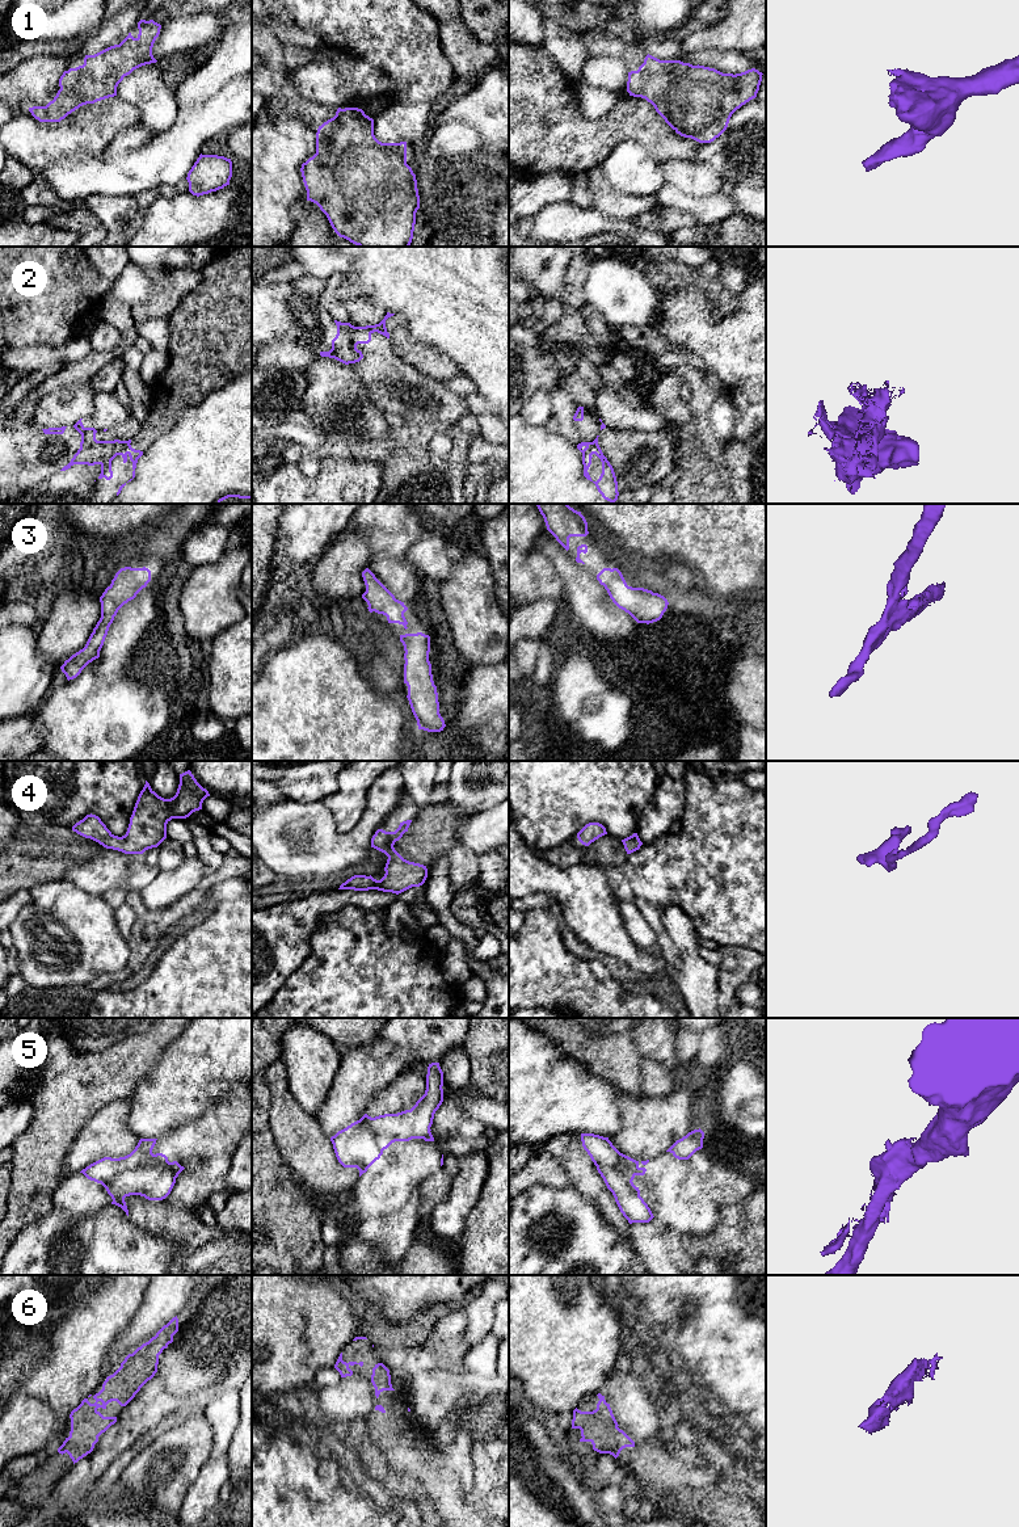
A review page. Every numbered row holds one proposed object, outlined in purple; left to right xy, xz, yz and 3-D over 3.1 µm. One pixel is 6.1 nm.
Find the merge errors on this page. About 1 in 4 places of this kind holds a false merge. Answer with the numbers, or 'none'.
2, 5

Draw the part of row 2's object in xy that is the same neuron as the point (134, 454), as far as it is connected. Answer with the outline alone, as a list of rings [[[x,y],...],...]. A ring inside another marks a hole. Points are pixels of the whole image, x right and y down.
[[[129,439],[129,441],[127,441],[127,445],[126,445],[123,449],[121,449],[121,450],[118,451],[118,454],[117,454],[117,455],[121,455],[121,457],[123,458],[123,463],[126,463],[129,459],[132,462],[132,470],[134,470],[134,471],[132,471],[132,478],[131,478],[129,481],[131,481],[131,480],[135,478],[135,468],[136,468],[138,459],[143,455],[143,451],[132,449],[130,443],[131,443],[131,439]],[[115,455],[115,457],[117,457],[117,455]],[[114,457],[114,458],[115,458],[115,457]],[[113,458],[113,459],[114,459],[114,458]],[[111,459],[111,460],[113,460],[113,459]],[[127,481],[127,483],[129,483],[129,481]]]

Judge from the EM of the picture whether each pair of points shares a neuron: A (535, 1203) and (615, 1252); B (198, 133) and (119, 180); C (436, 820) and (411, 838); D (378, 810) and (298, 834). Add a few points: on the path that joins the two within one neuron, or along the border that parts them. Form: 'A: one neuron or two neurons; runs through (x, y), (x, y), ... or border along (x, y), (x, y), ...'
A: one neuron; runs through (555, 1206), (563, 1212), (575, 1216), (596, 1237)
B: one neuron; runs through (179, 146), (165, 159), (139, 169)
C: one neuron; runs through (429, 827), (417, 838)
D: one neuron; runs through (359, 831), (350, 840), (319, 840)

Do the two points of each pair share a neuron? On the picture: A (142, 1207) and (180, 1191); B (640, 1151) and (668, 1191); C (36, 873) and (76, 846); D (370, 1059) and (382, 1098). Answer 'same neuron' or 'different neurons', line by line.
A: different neurons
B: different neurons
C: same neuron
D: different neurons

